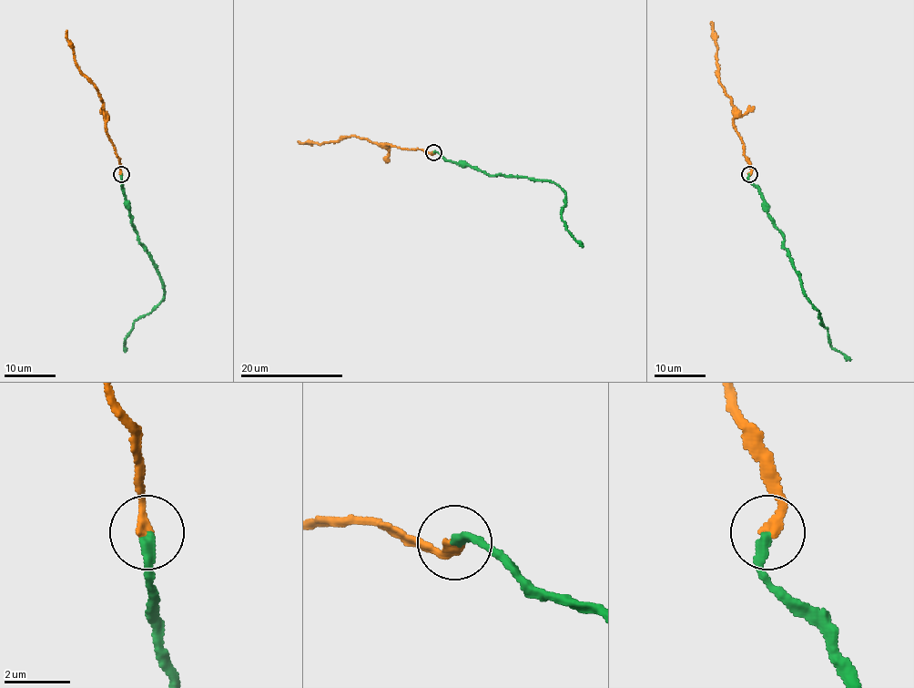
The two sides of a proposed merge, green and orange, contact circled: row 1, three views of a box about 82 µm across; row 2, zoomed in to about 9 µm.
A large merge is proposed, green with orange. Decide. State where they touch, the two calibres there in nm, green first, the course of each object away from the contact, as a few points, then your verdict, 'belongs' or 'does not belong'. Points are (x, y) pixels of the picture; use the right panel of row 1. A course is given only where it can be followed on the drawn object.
(749, 174) | 280/320 nm | green via (750, 173), (749, 181), (758, 189), (763, 207), (781, 233), (802, 291), (818, 312), (830, 345), (851, 359) | orange via (750, 173), (749, 159), (735, 128), (732, 98), (716, 73), (715, 37), (711, 21) | belongs

